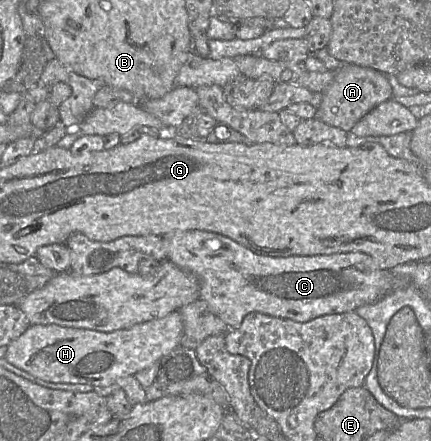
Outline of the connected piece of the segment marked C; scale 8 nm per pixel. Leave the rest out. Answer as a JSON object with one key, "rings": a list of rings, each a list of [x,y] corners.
{"rings":[[[191,230],[191,231],[176,231],[168,235],[163,236],[165,242],[165,248],[167,251],[167,260],[179,268],[194,275],[200,284],[200,296],[199,299],[206,302],[209,309],[218,316],[230,329],[240,327],[243,318],[252,312],[260,312],[273,317],[291,319],[297,322],[307,322],[316,317],[328,314],[344,313],[349,311],[355,311],[360,306],[371,304],[388,294],[389,292],[396,290],[400,287],[400,280],[397,279],[389,270],[380,269],[374,260],[366,253],[362,252],[344,252],[335,253],[329,255],[313,255],[313,256],[288,256],[288,257],[274,257],[262,254],[257,254],[252,250],[244,247],[231,238],[203,230]]]}

